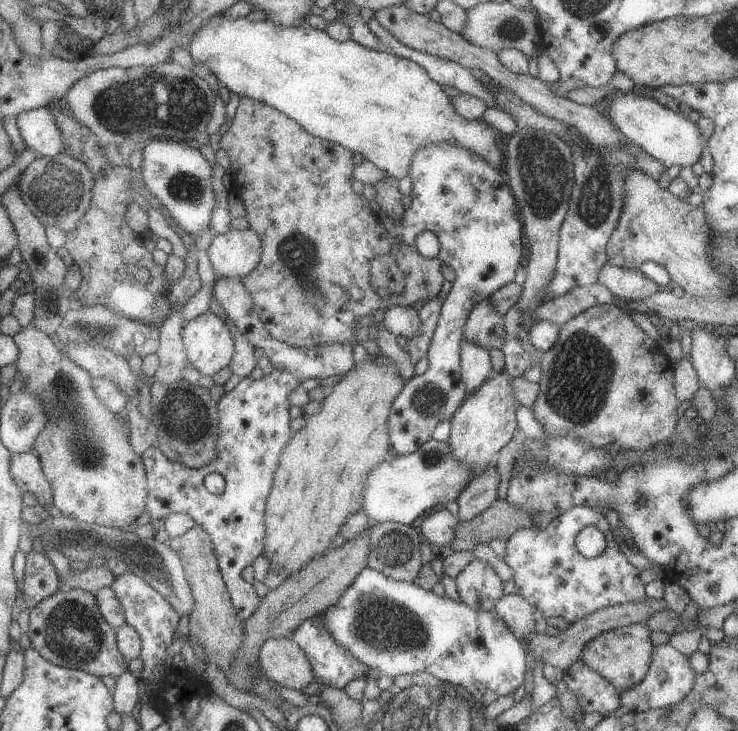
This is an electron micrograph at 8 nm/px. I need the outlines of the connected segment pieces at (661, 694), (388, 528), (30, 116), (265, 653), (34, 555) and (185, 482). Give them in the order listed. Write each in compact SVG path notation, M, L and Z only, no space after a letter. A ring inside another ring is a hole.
M668 643L654 648L651 666L646 678L638 686L620 693L621 705L630 708L631 712L643 712L671 706L682 701L694 687L696 672L690 667L687 656L681 654Z
M393 521L376 523L369 530L370 551L366 567L380 571L381 574L396 581L413 582L423 566L420 553L423 539L410 525Z
M50 107L23 113L18 118L18 124L29 148L45 157L58 157L67 153L65 133Z
M272 638L261 651L261 666L272 681L296 691L317 681L309 655L291 638Z
M32 550L28 554L27 573L24 580L25 606L36 608L57 594L62 587L62 576L48 553Z
M275 369L270 376L265 376L261 380L252 377L243 378L240 384L233 391L226 393L219 402L222 430L219 441L221 454L218 460L209 466L202 469L192 469L184 464L173 462L160 447L150 448L143 455L149 472L148 513L151 516L150 526L154 530L158 530L161 526L166 526L167 518L170 515L188 512L198 522L198 525L205 528L214 540L222 573L225 575L226 583L229 584L234 605L244 624L262 607L264 599L260 598L255 584L246 582L242 572L248 566L256 563L256 560L265 554L268 546L267 510L269 499L275 488L275 479L285 454L285 448L290 445L290 442L293 442L296 434L290 424L297 413L291 398L302 384L303 381L296 374L279 369ZM212 472L219 473L227 482L227 489L222 495L212 494L204 484L206 476Z

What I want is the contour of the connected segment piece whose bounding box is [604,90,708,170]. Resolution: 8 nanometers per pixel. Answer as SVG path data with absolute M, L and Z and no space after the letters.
M617 90L615 94L608 95L604 99L607 100L607 114L616 129L628 141L650 154L650 157L662 162L666 170L673 165L693 167L701 160L702 152L708 148L700 128L680 110L666 109L656 100L642 98L633 94L632 91Z

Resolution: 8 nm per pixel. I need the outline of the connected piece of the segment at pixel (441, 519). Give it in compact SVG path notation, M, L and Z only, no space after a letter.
M436 510L422 520L422 535L435 549L446 547L453 542L459 519L446 510Z

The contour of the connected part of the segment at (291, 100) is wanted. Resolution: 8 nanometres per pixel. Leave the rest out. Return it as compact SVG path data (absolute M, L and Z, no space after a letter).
M227 13L216 14L208 21L193 36L188 51L195 63L208 67L220 85L226 86L230 92L241 98L269 103L300 122L310 134L360 152L364 159L399 180L409 174L415 151L437 141L447 141L481 155L496 169L503 163L504 154L501 146L496 146L494 128L482 118L467 120L459 116L454 111L452 98L442 91L442 85L434 82L428 72L412 60L370 50L351 39L338 42L328 32L316 28L287 27L270 20L252 22L252 18L246 17L234 20Z

